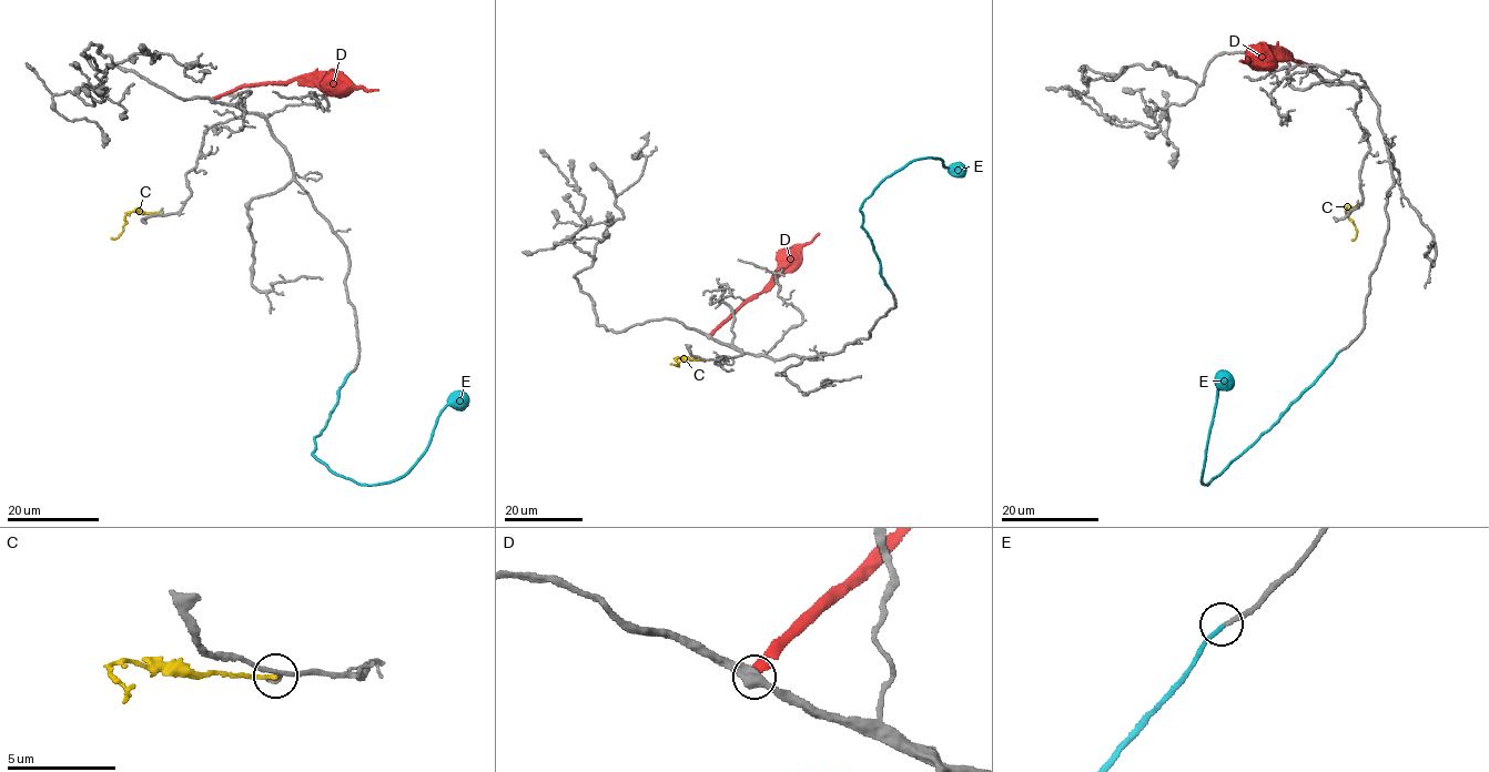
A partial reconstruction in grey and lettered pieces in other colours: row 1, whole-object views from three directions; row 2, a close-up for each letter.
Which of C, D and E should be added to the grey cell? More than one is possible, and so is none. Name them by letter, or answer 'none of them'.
E

